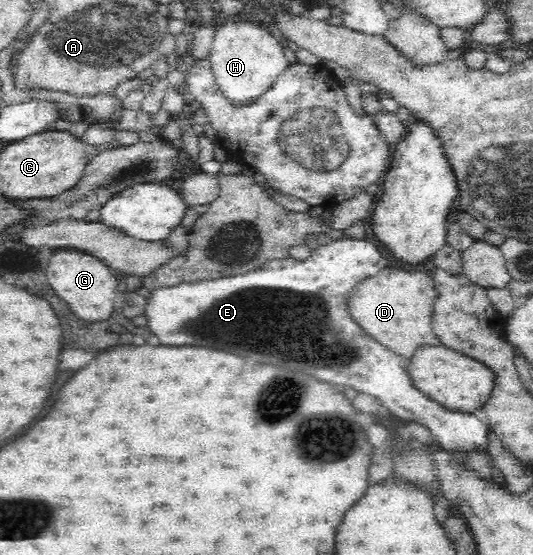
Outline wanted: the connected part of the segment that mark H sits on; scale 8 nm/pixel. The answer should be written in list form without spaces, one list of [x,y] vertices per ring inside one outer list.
[[[235,18],[215,27],[214,43],[207,59],[216,87],[236,109],[249,108],[272,87],[289,64],[283,54],[283,47],[267,29],[246,22],[238,23]]]

